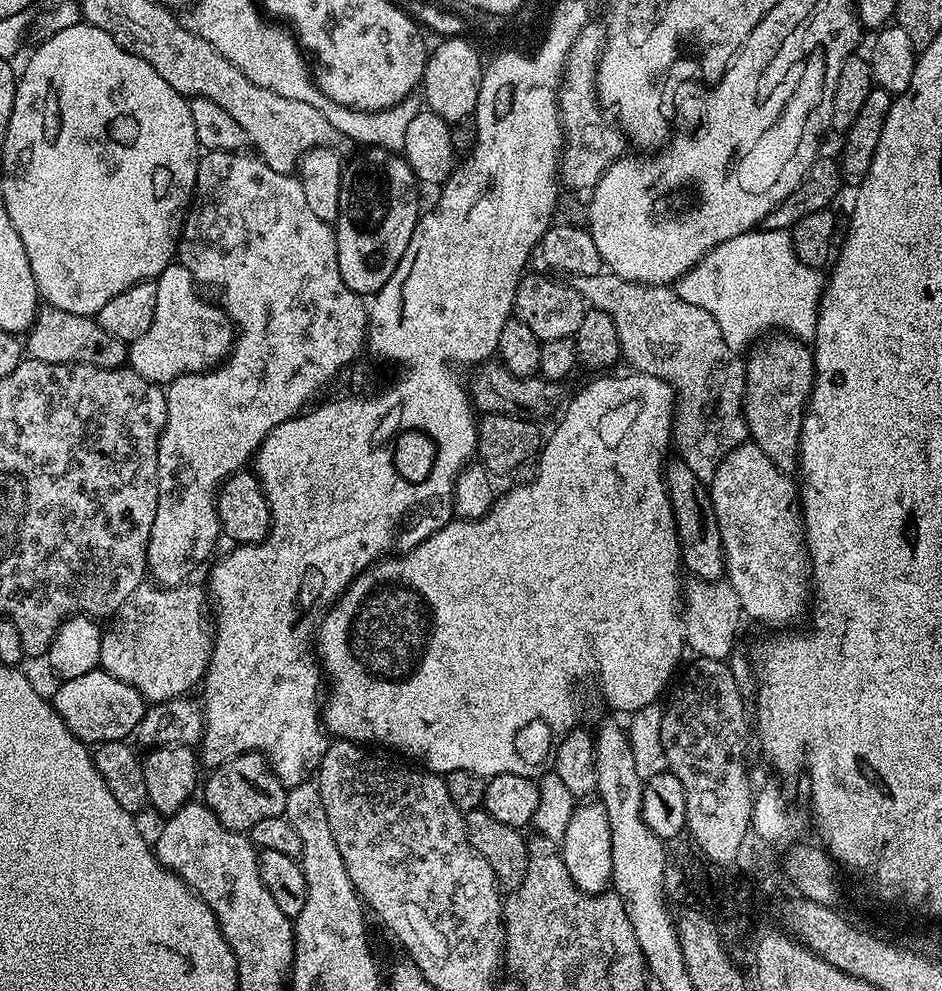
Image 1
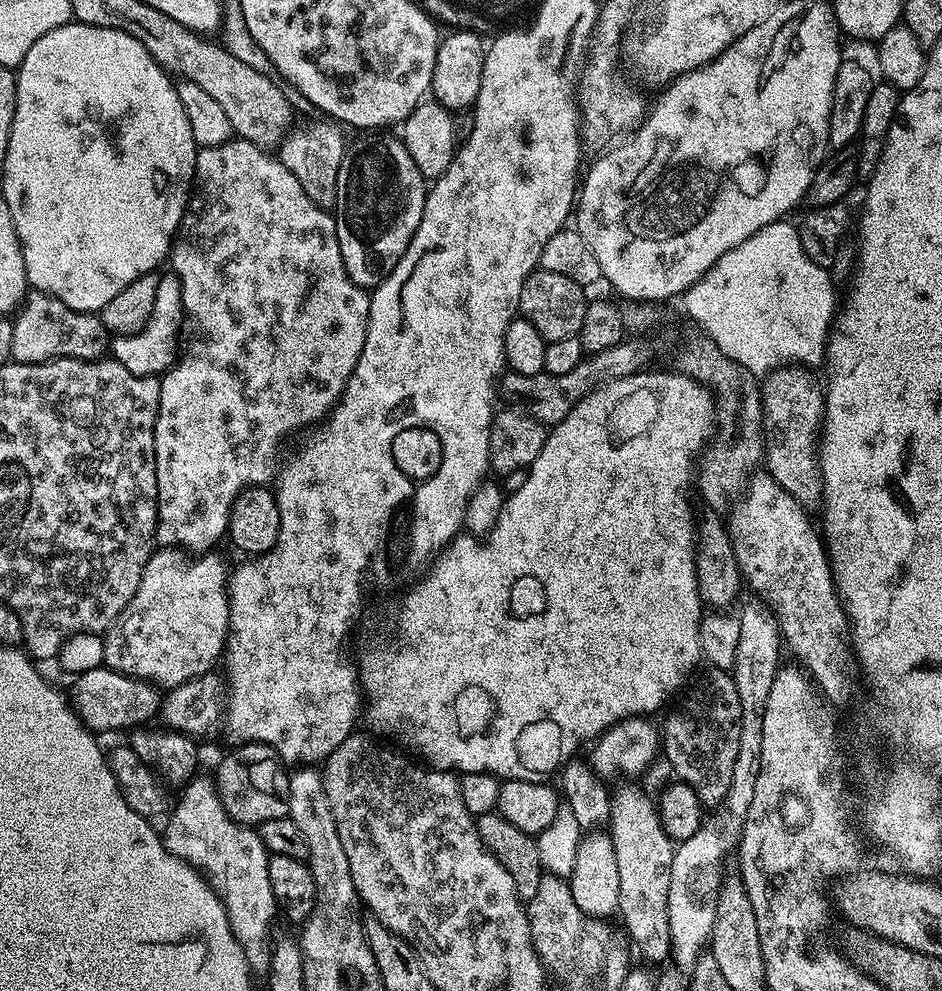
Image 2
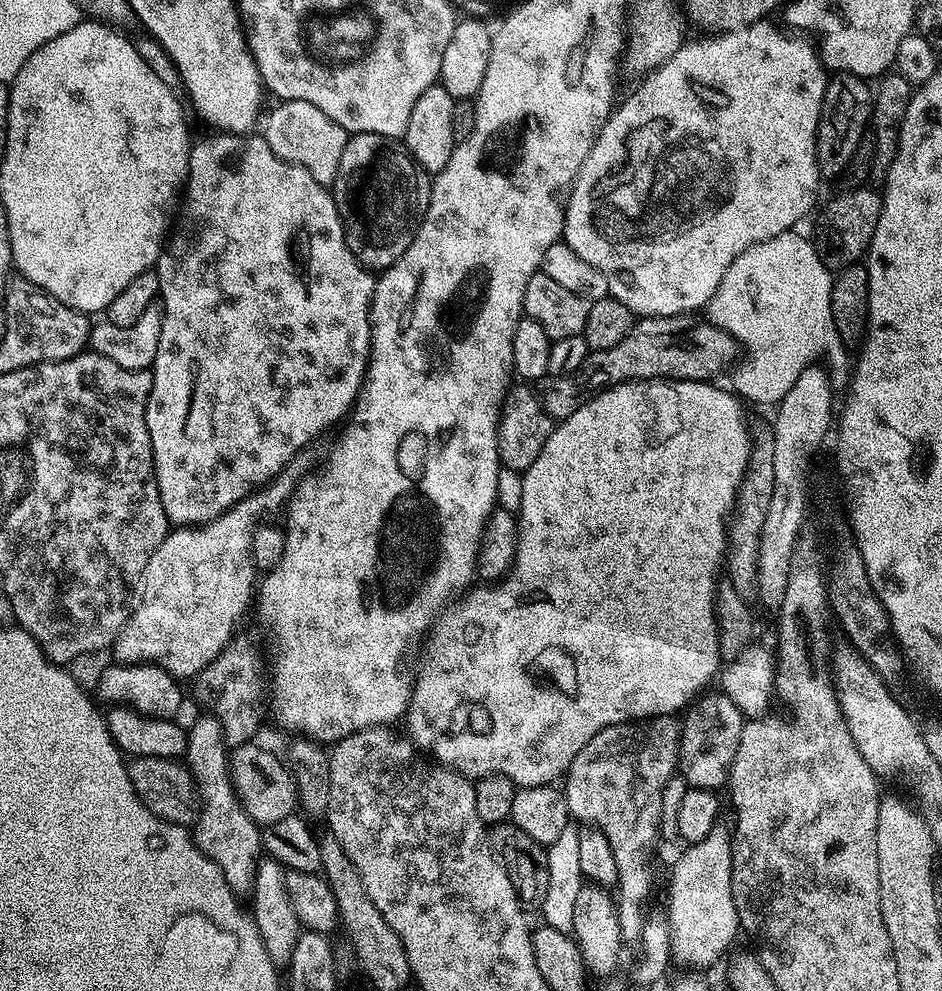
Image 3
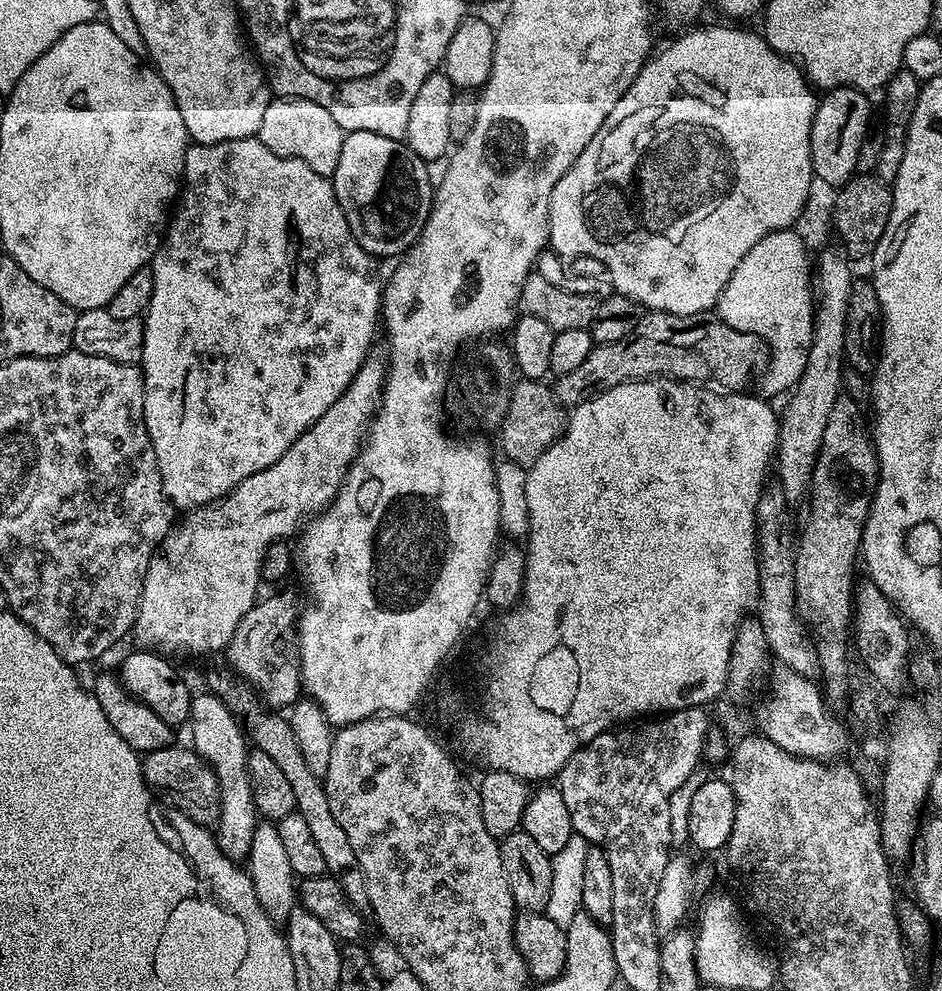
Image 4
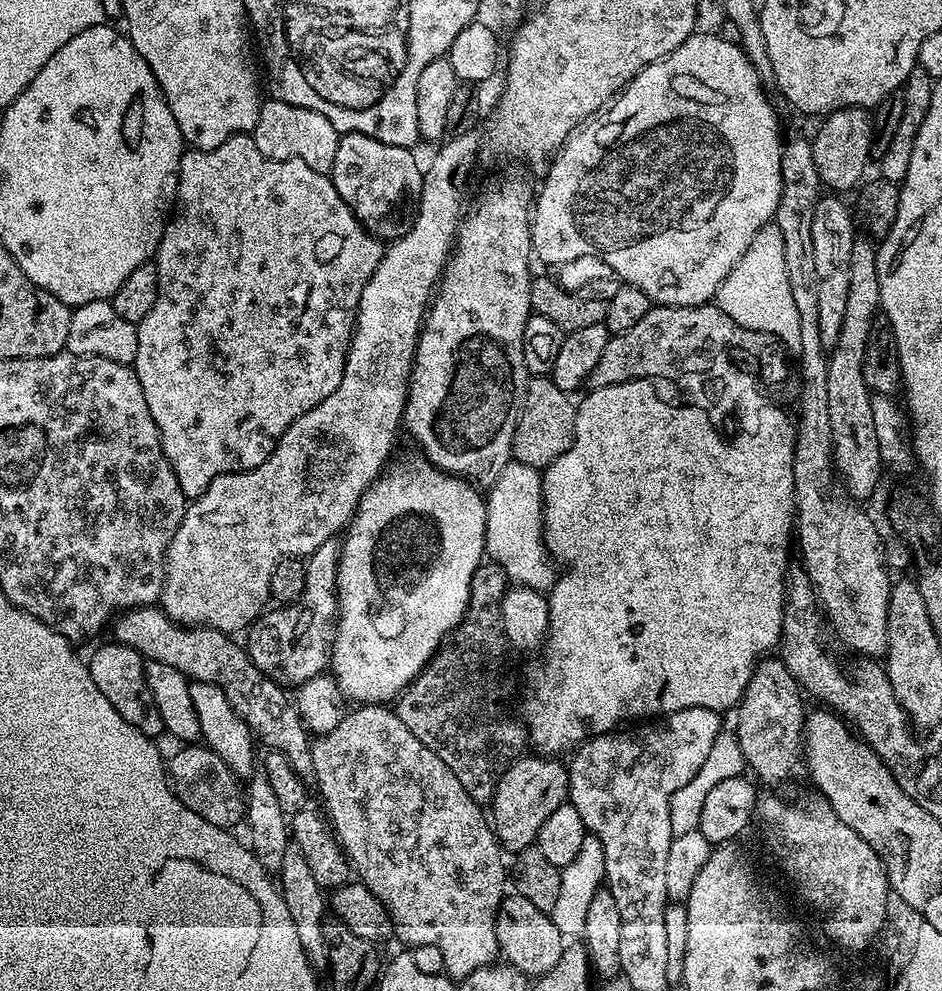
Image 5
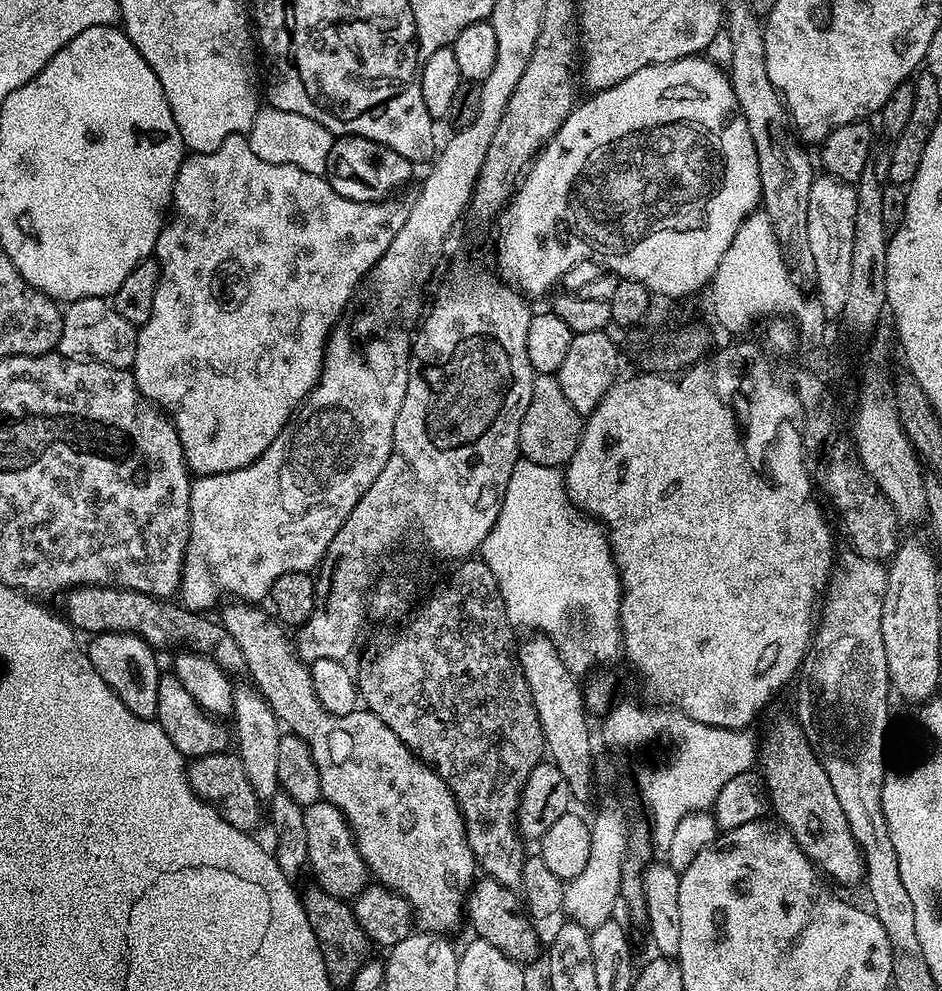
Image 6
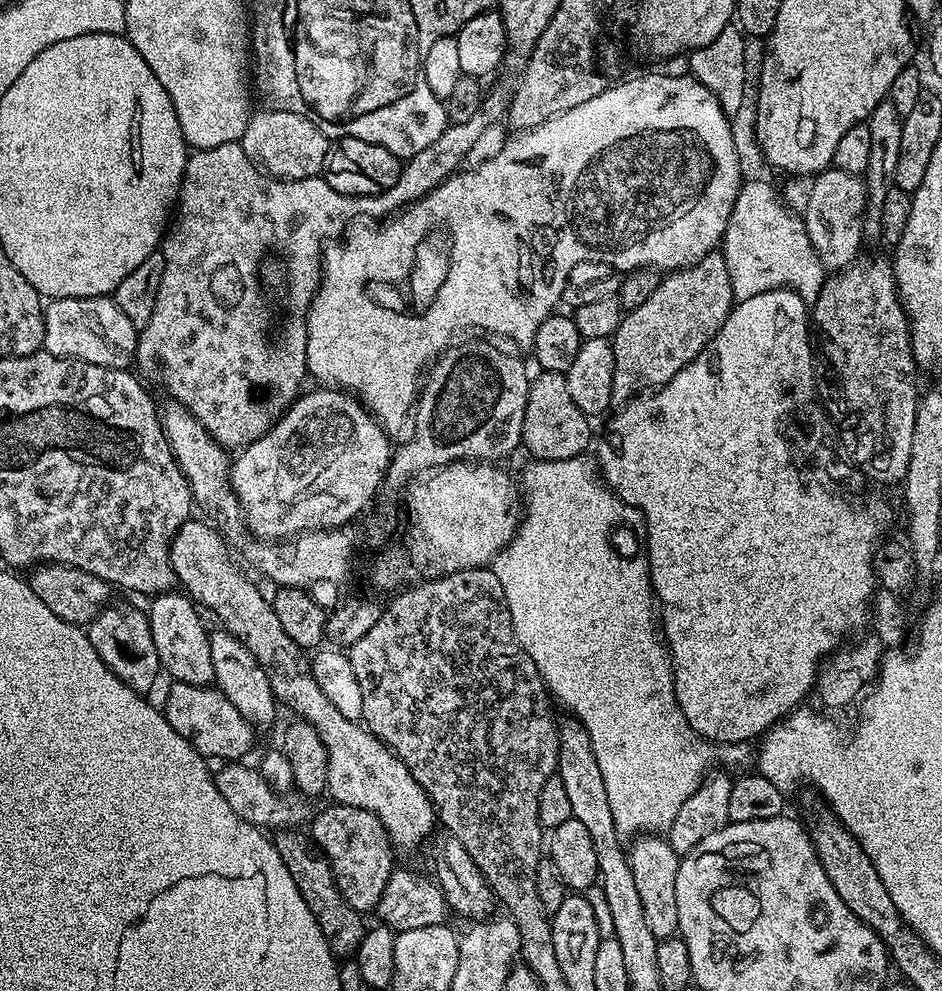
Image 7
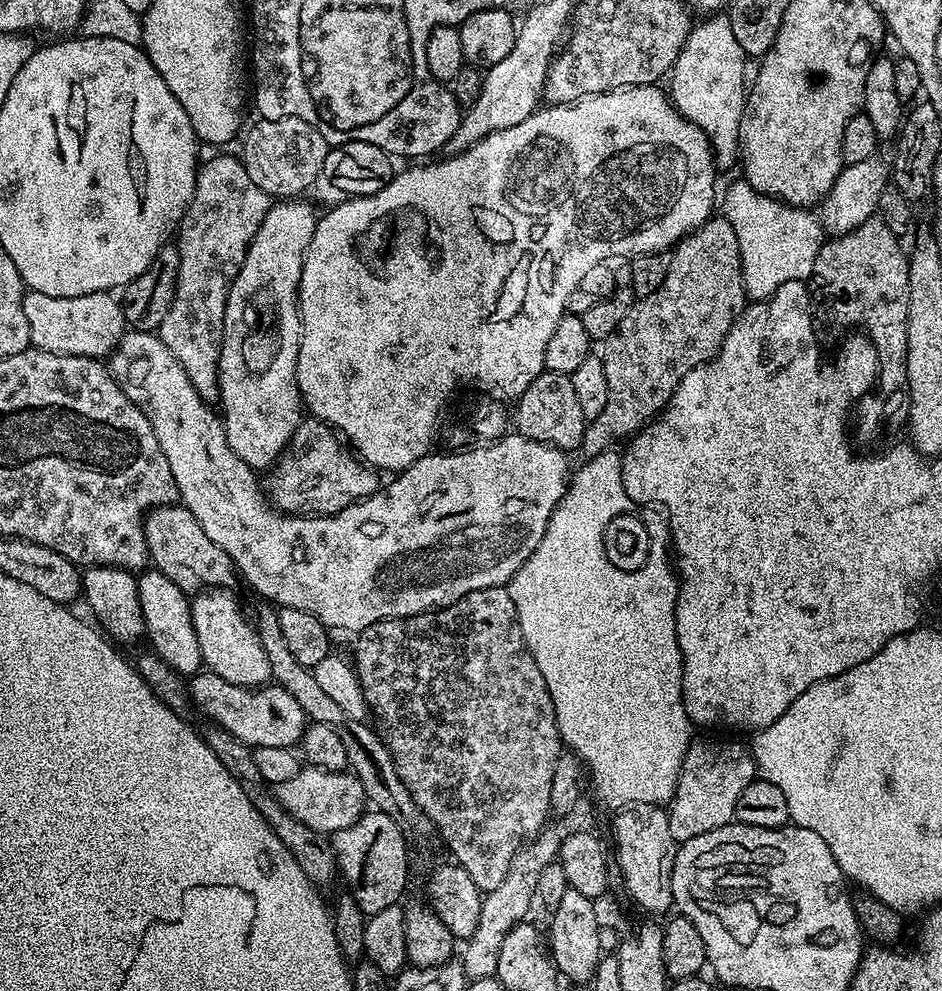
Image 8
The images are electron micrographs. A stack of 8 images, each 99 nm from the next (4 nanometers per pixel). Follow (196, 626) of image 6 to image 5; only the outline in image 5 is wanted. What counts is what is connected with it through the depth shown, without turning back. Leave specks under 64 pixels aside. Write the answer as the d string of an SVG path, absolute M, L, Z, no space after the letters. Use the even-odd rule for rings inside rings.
M159 606L147 608L129 608L127 612L117 615L111 625L115 643L125 644L144 657L145 661L162 662L165 666L174 666L183 676L192 682L206 682L218 686L230 706L248 724L253 737L265 744L265 749L280 752L294 766L305 782L315 781L316 771L312 761L312 740L298 714L293 697L288 696L283 687L277 684L254 666L248 656L247 647L240 644L227 632L216 628L197 628L180 624L172 620Z

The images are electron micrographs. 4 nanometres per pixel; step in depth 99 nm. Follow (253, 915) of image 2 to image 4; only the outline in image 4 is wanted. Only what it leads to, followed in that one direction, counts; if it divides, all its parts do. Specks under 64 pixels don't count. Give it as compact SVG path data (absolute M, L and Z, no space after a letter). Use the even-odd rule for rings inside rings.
M207 690L201 692L201 696L199 693L192 697L192 714L190 717L192 740L190 740L190 746L208 763L208 767L214 770L214 774L218 778L218 786L220 787L220 819L214 825L214 835L218 846L231 860L244 862L247 861L250 842L254 838L254 830L258 823L258 813L256 811L256 803L252 797L250 774L248 773L250 744L246 739L246 733L238 717L216 695Z

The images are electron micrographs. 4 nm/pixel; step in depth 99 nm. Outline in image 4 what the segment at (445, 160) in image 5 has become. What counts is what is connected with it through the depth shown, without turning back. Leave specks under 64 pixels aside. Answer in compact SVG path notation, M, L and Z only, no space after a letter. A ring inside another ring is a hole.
M369 354L365 358L342 398L338 398L338 402L334 402L334 406L330 406L330 410L326 410L326 414L322 414L314 426L307 428L294 446L290 446L290 450L286 450L286 454L274 462L274 466L258 474L250 474L250 478L246 478L233 492L215 504L191 509L185 515L188 517L181 524L179 521L160 543L148 564L140 609L136 615L134 637L141 649L155 650L161 654L189 652L192 656L204 656L219 648L220 651L227 649L230 638L234 638L234 630L238 630L238 622L242 622L261 595L260 564L266 550L274 543L295 537L310 514L323 512L344 485L348 469L360 453L368 425L380 406L384 379L388 376L387 359L383 355L376 355Z

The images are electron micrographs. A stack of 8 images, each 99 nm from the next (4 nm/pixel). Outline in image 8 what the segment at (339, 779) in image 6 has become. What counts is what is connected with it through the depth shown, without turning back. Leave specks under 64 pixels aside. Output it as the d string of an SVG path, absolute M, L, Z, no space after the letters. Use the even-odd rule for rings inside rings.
M181 504L161 505L152 509L145 516L144 537L148 559L155 571L166 574L166 578L170 578L170 582L184 592L195 594L210 588L228 590L238 580L238 573L226 550L207 536L206 530L202 530L202 522L198 522Z

